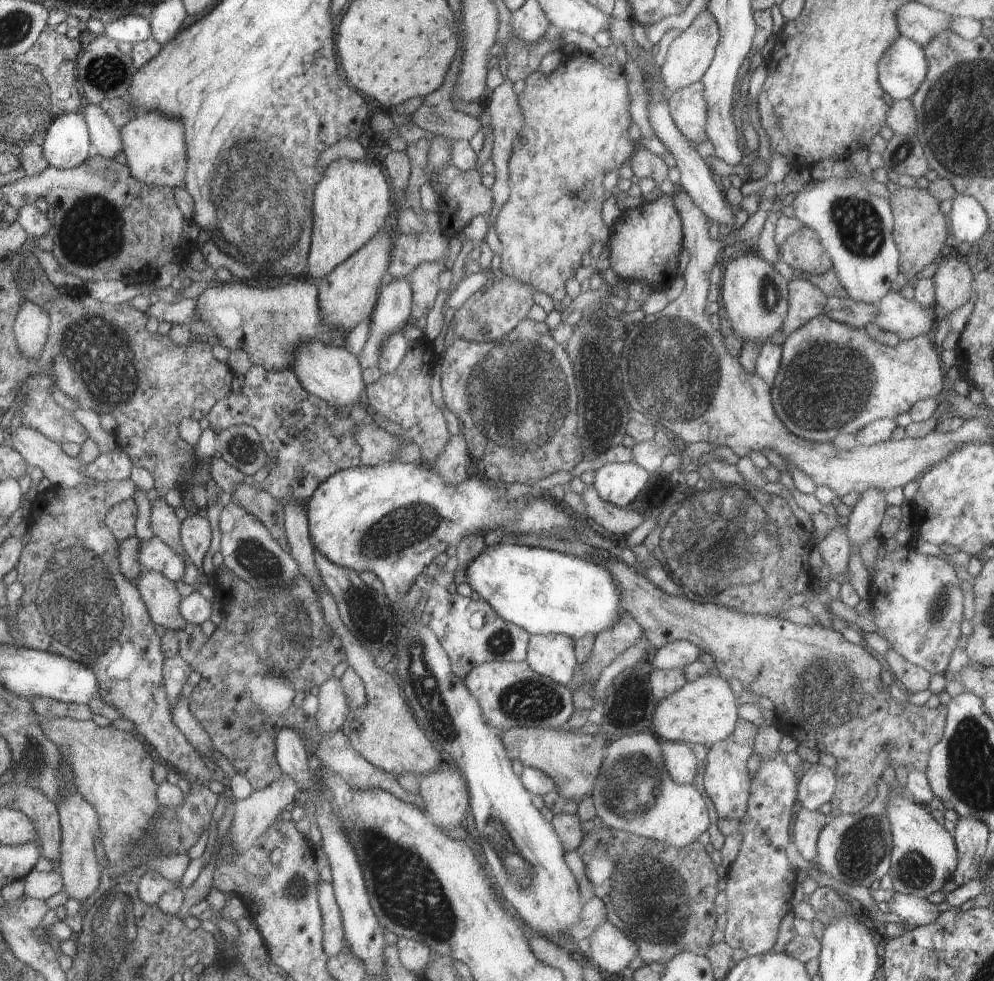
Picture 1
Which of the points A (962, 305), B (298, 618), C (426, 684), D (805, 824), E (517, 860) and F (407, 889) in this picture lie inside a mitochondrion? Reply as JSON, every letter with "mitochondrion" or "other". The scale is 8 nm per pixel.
{"A":"other","B":"mitochondrion","C":"mitochondrion","D":"other","E":"mitochondrion","F":"mitochondrion"}

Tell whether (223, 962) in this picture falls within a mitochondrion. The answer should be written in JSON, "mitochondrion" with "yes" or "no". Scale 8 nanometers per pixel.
{"mitochondrion":"no"}

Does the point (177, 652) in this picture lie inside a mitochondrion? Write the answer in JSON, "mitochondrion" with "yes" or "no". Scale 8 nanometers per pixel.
{"mitochondrion":"no"}

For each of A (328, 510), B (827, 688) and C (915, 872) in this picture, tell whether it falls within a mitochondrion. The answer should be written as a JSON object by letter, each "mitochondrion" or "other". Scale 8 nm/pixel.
{"A":"other","B":"mitochondrion","C":"mitochondrion"}

